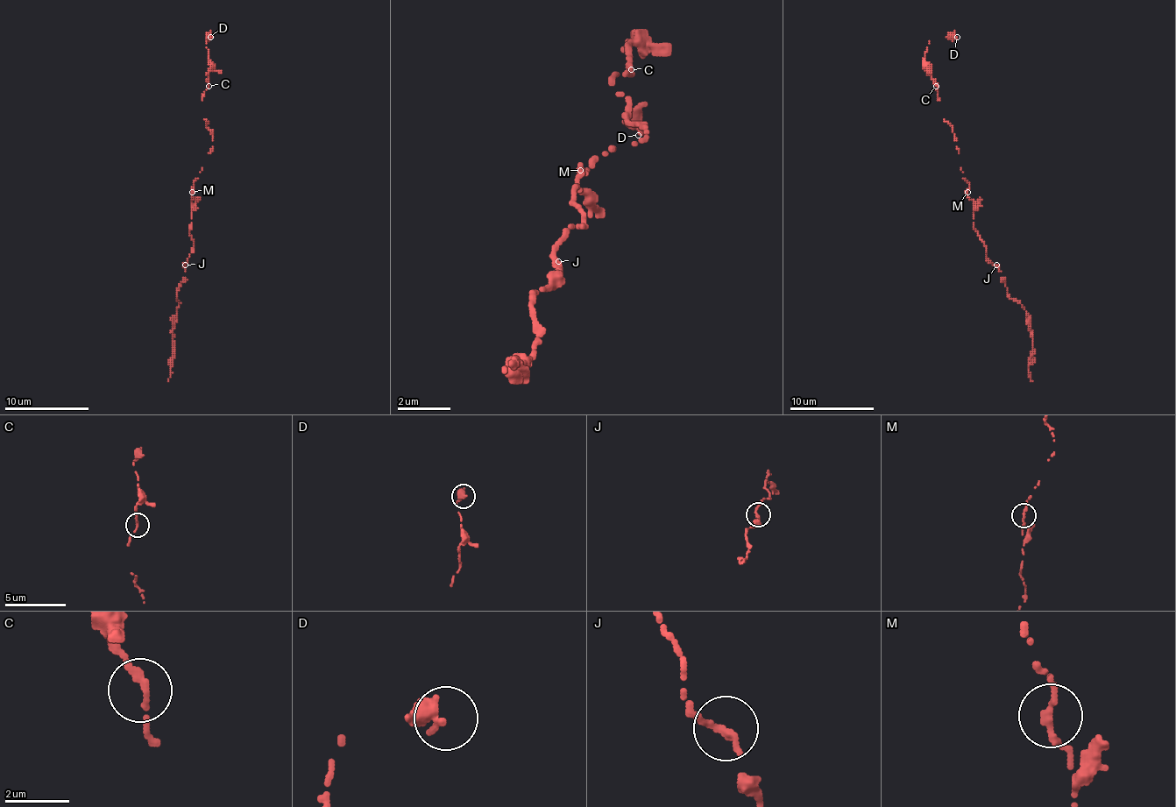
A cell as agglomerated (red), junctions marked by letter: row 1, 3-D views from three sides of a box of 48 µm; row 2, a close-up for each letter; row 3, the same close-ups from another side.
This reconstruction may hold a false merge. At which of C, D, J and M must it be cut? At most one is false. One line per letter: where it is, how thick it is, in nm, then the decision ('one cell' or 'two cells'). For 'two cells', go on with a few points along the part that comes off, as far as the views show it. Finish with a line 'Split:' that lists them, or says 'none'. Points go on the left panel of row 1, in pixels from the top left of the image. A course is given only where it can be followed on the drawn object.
C: (208, 86) | 200 nm | one cell
D: (210, 37) | 400 nm | one cell
J: (185, 265) | 200 nm | one cell
M: (192, 192) | 240 nm | one cell
Split: none

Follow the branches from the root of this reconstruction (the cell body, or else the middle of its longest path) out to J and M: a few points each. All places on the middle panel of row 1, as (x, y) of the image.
J: (578, 181), (572, 201), (585, 215), (585, 221), (565, 235), (565, 241), (552, 254), (558, 261)
M: (578, 181), (578, 168)

